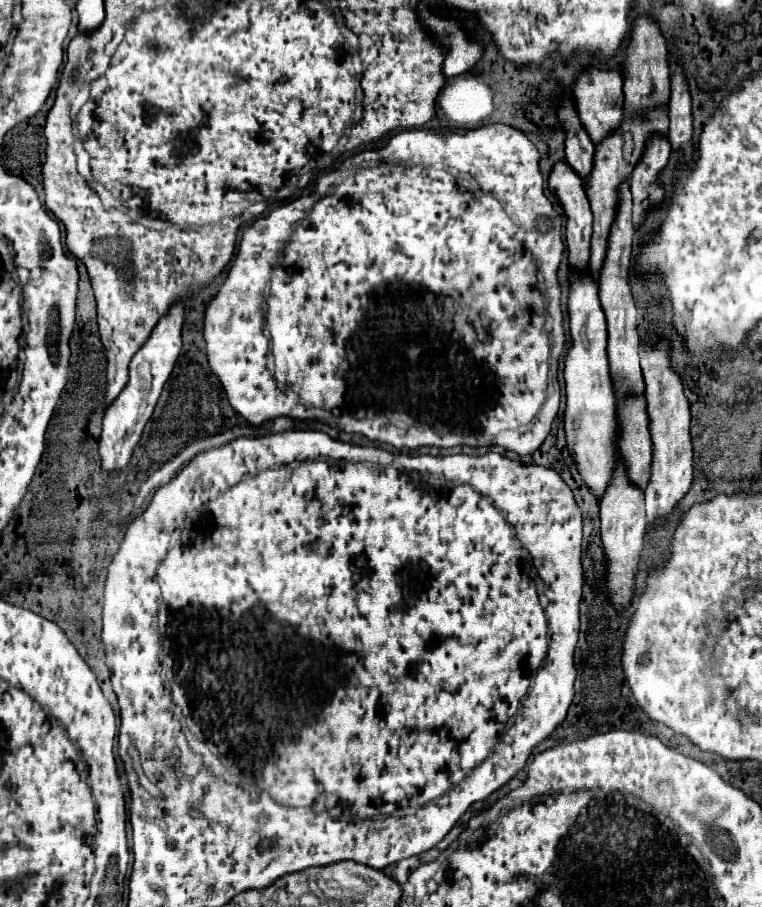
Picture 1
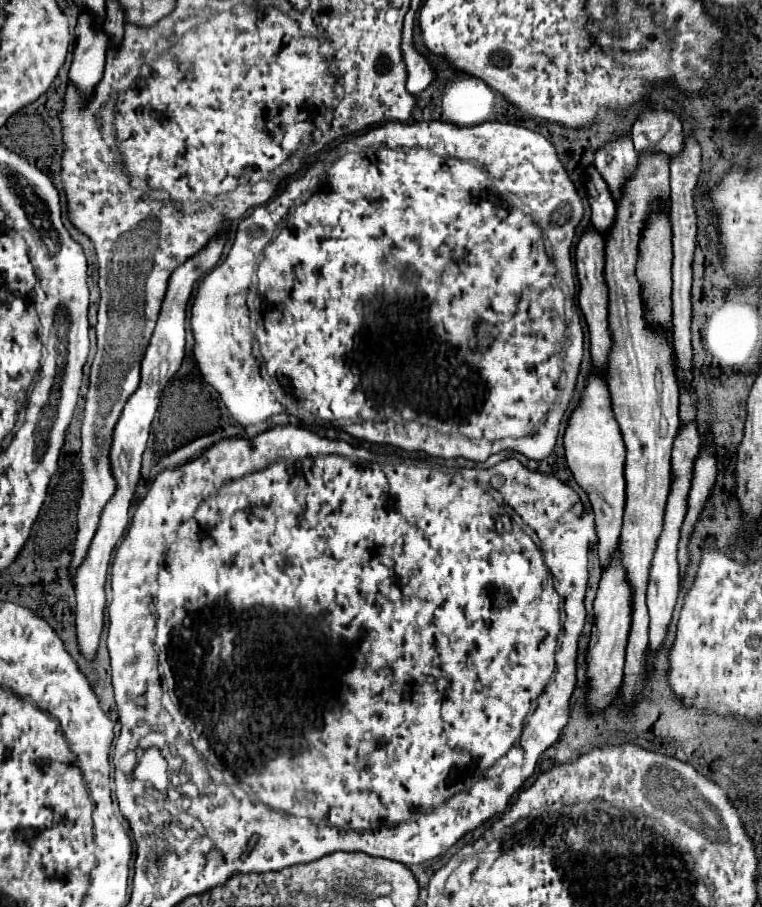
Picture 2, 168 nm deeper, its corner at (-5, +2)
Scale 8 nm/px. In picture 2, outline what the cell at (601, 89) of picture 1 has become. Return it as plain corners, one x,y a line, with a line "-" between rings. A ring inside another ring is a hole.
630,134
618,136
602,144
594,152
594,164
598,172
602,174
602,178
606,178
612,196
618,194
616,190
618,186
622,186
622,178
630,174
630,166
634,166
634,158
636,158
636,152
634,152

